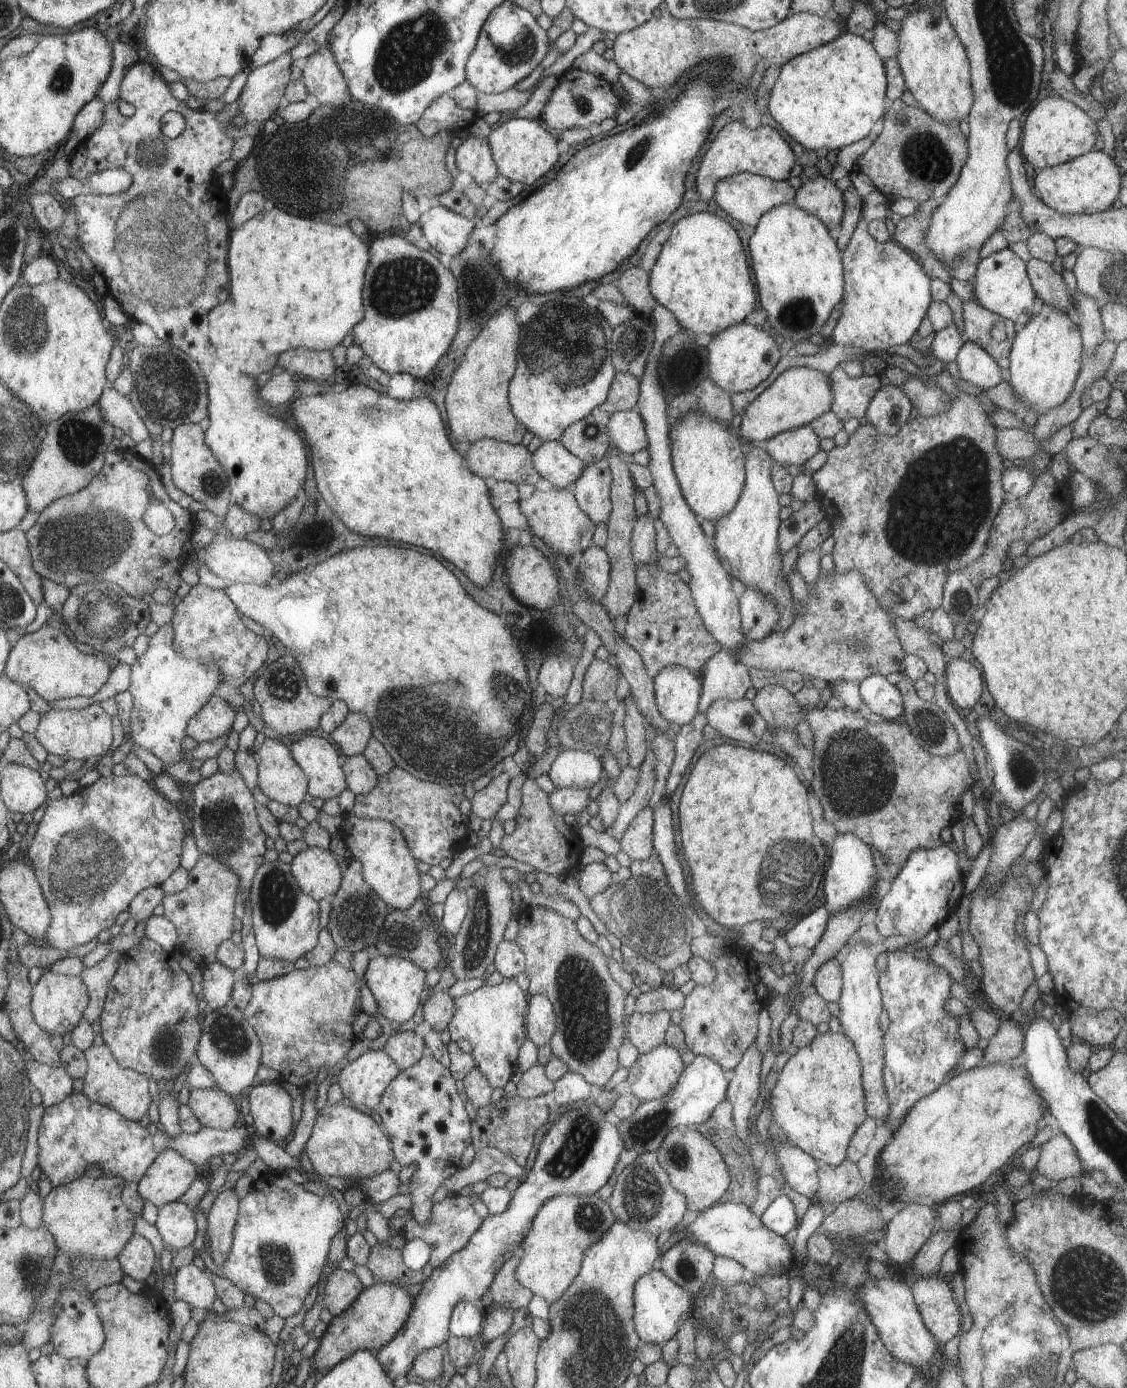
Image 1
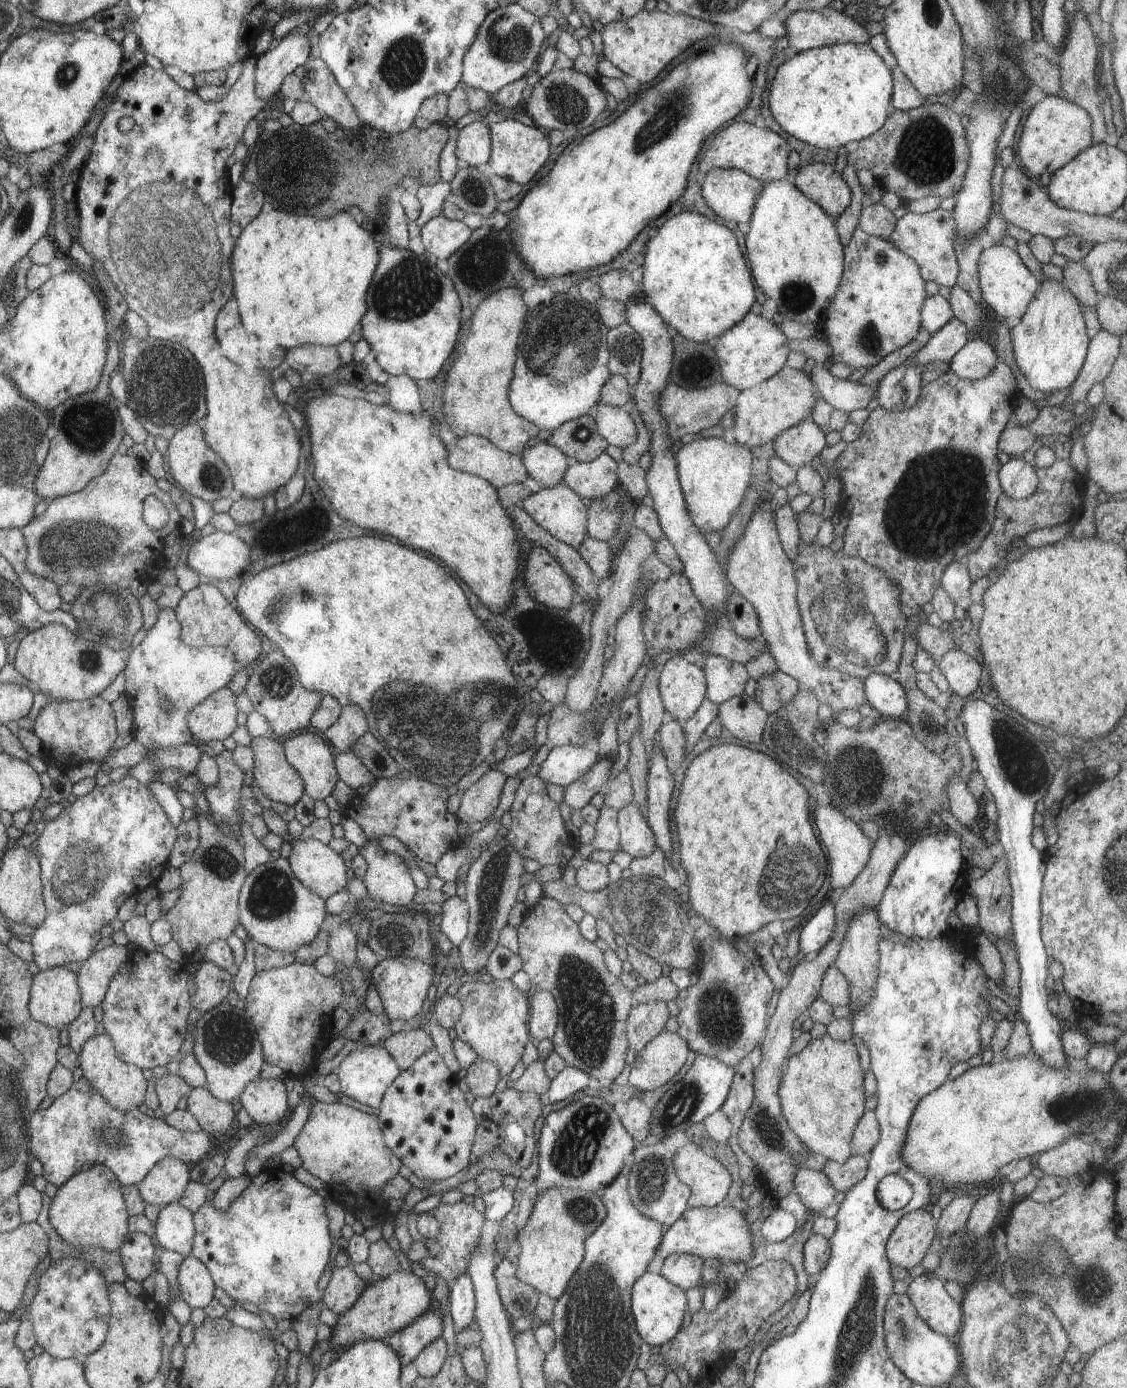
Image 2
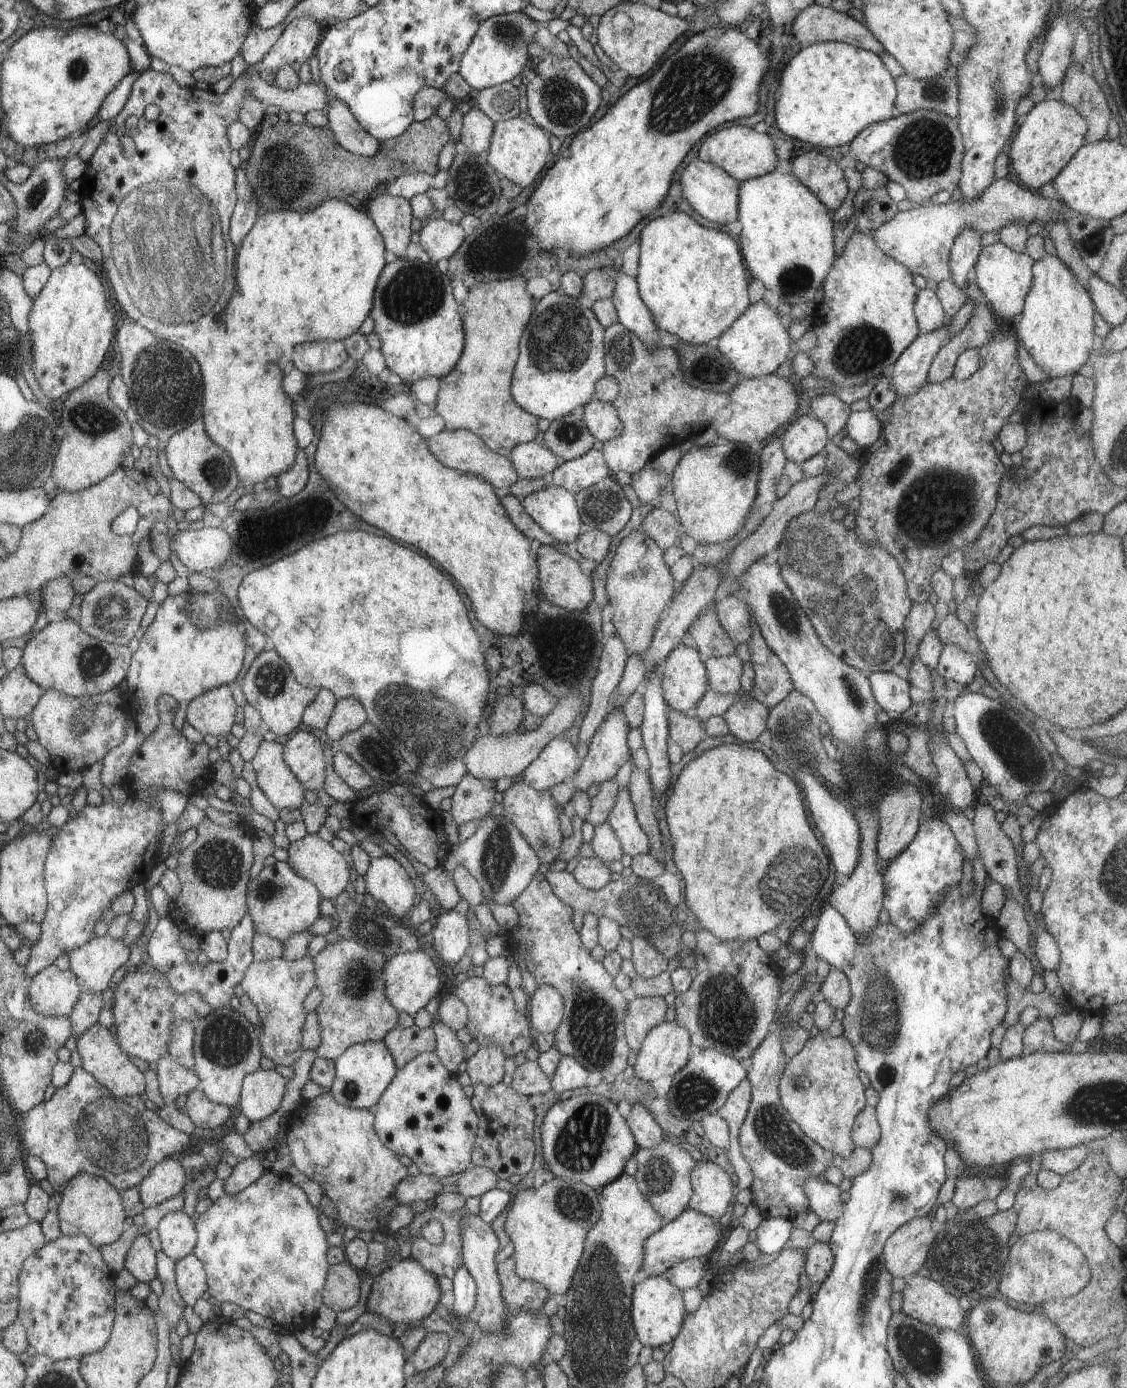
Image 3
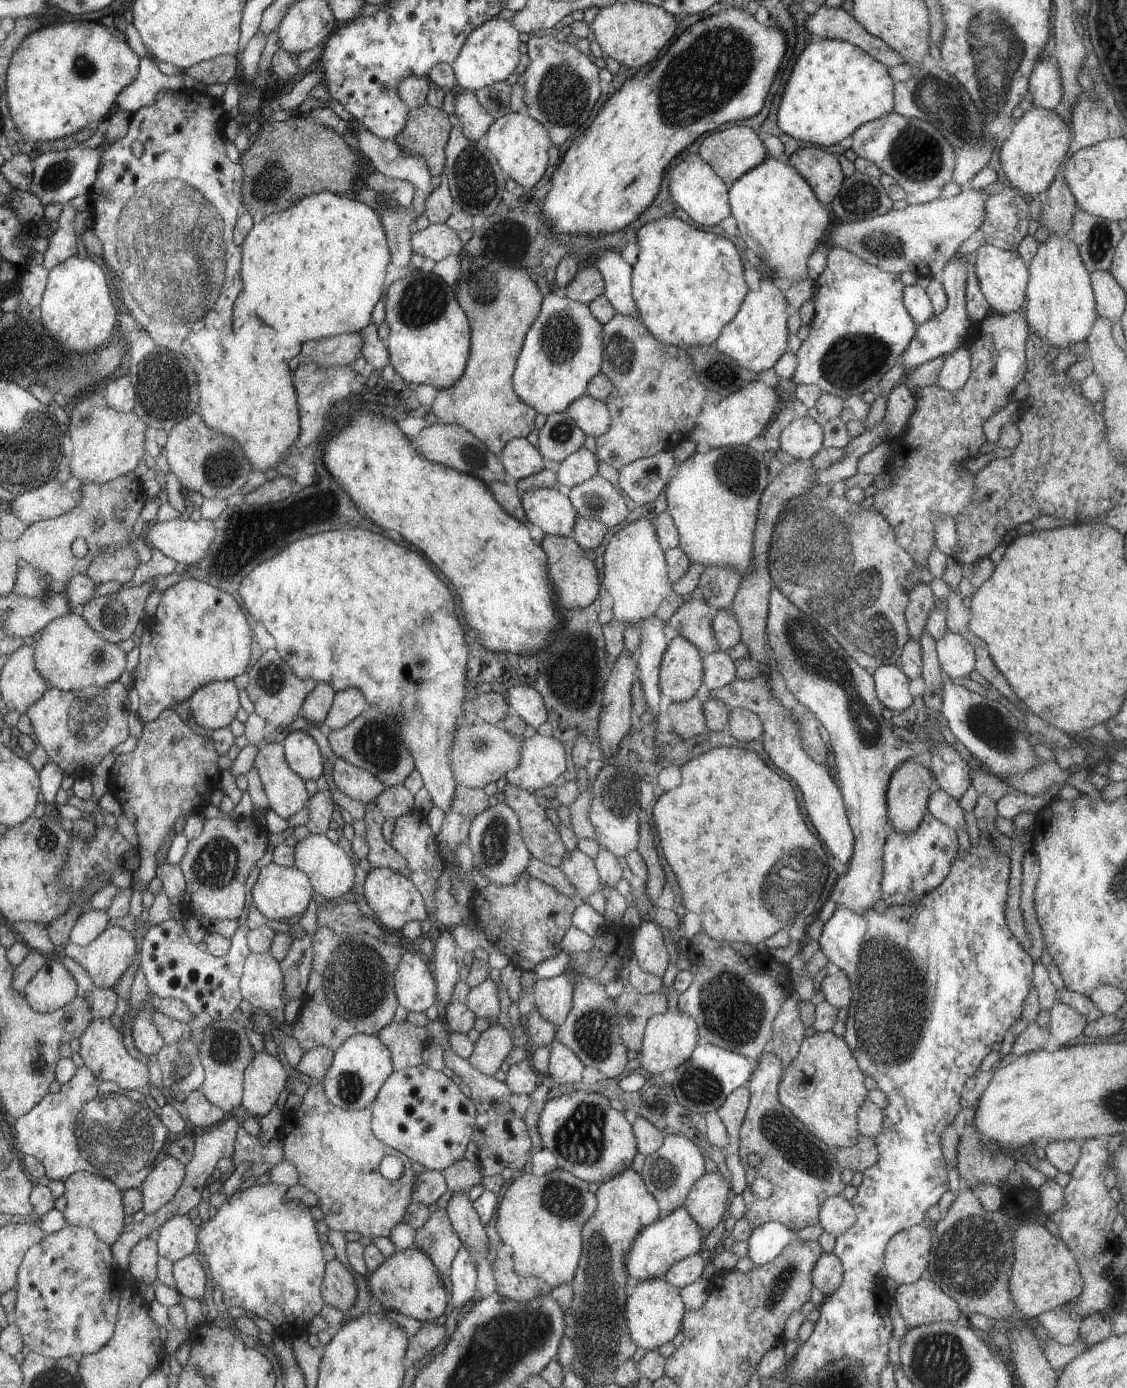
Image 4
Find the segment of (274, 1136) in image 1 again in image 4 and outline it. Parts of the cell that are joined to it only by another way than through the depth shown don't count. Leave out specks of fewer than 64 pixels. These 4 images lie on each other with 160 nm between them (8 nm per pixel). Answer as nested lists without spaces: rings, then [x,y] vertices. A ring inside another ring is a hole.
[[[266,1050],[256,1053],[255,1060],[243,1074],[244,1110],[255,1118],[266,1116],[276,1106],[288,1077],[289,1074],[274,1056],[270,1056]]]

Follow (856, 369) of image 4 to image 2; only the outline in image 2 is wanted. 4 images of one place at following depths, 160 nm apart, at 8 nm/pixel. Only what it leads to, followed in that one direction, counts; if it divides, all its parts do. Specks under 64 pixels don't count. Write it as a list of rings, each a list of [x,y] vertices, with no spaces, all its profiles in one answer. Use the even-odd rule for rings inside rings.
[[[860,227],[853,232],[850,242],[845,244],[843,247],[843,265],[844,272],[842,275],[842,282],[838,287],[834,300],[828,305],[828,308],[824,312],[826,323],[826,341],[830,344],[830,346],[832,346],[833,350],[833,355],[830,359],[832,359],[833,362],[845,362],[853,371],[858,368],[866,368],[867,366],[877,365],[878,362],[880,362],[880,360],[882,360],[885,356],[888,356],[888,354],[902,348],[903,346],[906,346],[906,344],[912,342],[912,340],[916,338],[922,324],[921,308],[924,301],[928,298],[928,294],[924,289],[926,281],[922,278],[920,269],[917,267],[914,260],[912,260],[907,254],[904,254],[899,248],[896,248],[890,241],[870,236]]]

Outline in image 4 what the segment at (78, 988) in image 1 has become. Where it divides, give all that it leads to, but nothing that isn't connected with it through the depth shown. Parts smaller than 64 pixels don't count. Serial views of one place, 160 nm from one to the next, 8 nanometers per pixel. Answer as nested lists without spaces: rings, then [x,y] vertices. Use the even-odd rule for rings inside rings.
[[[51,957],[23,993],[36,1011],[51,1013],[75,1000],[77,984],[71,972],[56,957]]]

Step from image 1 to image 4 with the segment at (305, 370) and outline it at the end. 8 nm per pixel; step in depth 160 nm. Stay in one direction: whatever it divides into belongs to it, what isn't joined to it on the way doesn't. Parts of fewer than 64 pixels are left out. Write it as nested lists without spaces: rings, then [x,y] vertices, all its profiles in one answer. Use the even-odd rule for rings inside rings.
[[[344,333],[330,338],[306,341],[300,357],[318,366],[352,365],[361,356],[362,338],[359,333]]]

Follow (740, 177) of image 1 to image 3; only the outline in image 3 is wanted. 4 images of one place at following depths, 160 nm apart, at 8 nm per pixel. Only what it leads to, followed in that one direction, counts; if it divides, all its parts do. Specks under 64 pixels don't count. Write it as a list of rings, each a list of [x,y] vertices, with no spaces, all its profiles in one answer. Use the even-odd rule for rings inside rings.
[[[700,159],[692,160],[692,164],[688,164],[682,174],[682,198],[700,216],[722,225],[738,220],[738,188],[740,188],[740,183],[736,178],[732,178],[722,168]]]

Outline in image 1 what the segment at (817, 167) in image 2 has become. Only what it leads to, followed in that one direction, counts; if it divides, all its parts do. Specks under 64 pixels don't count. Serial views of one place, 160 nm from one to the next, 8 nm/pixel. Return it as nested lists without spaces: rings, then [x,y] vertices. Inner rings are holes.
[[[819,175],[804,177],[802,186],[795,190],[793,203],[818,217],[829,230],[841,223],[845,209],[843,194],[834,181]]]

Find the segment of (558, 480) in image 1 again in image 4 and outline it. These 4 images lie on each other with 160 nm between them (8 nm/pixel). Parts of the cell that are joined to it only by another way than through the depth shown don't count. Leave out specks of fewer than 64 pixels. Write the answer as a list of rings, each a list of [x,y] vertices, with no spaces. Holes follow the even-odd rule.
[[[526,438],[508,442],[500,458],[507,474],[518,481],[544,470],[544,454],[539,448],[534,448]]]

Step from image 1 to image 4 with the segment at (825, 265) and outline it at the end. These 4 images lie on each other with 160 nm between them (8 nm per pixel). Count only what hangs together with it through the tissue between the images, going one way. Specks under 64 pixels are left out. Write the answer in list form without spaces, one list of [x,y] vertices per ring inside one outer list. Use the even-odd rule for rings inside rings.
[[[766,157],[760,166],[737,178],[729,187],[729,203],[748,254],[755,264],[764,266],[782,292],[809,277],[809,258],[818,253],[820,241],[826,236],[833,219],[829,207],[818,200],[806,179],[786,159]]]

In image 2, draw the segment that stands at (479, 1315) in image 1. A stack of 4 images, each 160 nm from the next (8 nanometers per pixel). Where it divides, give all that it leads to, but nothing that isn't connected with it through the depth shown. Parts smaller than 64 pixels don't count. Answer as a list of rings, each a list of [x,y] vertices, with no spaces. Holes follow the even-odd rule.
[[[468,1272],[462,1273],[449,1285],[450,1310],[455,1332],[462,1332],[475,1320],[475,1292]]]

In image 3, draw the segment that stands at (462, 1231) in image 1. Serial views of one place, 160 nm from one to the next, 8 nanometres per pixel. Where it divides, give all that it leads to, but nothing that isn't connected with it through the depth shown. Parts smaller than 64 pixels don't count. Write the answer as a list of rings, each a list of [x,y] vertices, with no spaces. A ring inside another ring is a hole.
[[[426,1209],[422,1214],[416,1214],[411,1224],[408,1224],[408,1230],[412,1234],[412,1255],[413,1260],[418,1260],[422,1263],[426,1270],[431,1271],[436,1277],[445,1276],[446,1278],[454,1279],[456,1272],[463,1268],[463,1236],[460,1234],[460,1222],[466,1209],[456,1210],[449,1213],[448,1211],[438,1209]],[[436,1221],[443,1229],[443,1242],[438,1245],[433,1245],[427,1242],[422,1237],[422,1228],[428,1222]]]

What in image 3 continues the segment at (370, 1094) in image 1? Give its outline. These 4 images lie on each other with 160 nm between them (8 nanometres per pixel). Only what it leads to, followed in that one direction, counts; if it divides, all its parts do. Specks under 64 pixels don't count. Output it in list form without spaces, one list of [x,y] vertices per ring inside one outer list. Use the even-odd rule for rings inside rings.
[[[383,1041],[360,1042],[350,1046],[344,1054],[334,1060],[334,1069],[334,1081],[329,1093],[336,1102],[352,1109],[375,1108],[382,1092],[388,1088],[388,1084],[398,1073],[392,1054]]]

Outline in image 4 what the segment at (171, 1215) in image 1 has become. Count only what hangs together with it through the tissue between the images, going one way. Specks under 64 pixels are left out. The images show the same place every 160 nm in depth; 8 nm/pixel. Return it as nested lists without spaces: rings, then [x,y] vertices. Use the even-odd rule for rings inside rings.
[[[187,1214],[174,1215],[158,1231],[160,1254],[173,1263],[196,1250],[196,1226]]]

